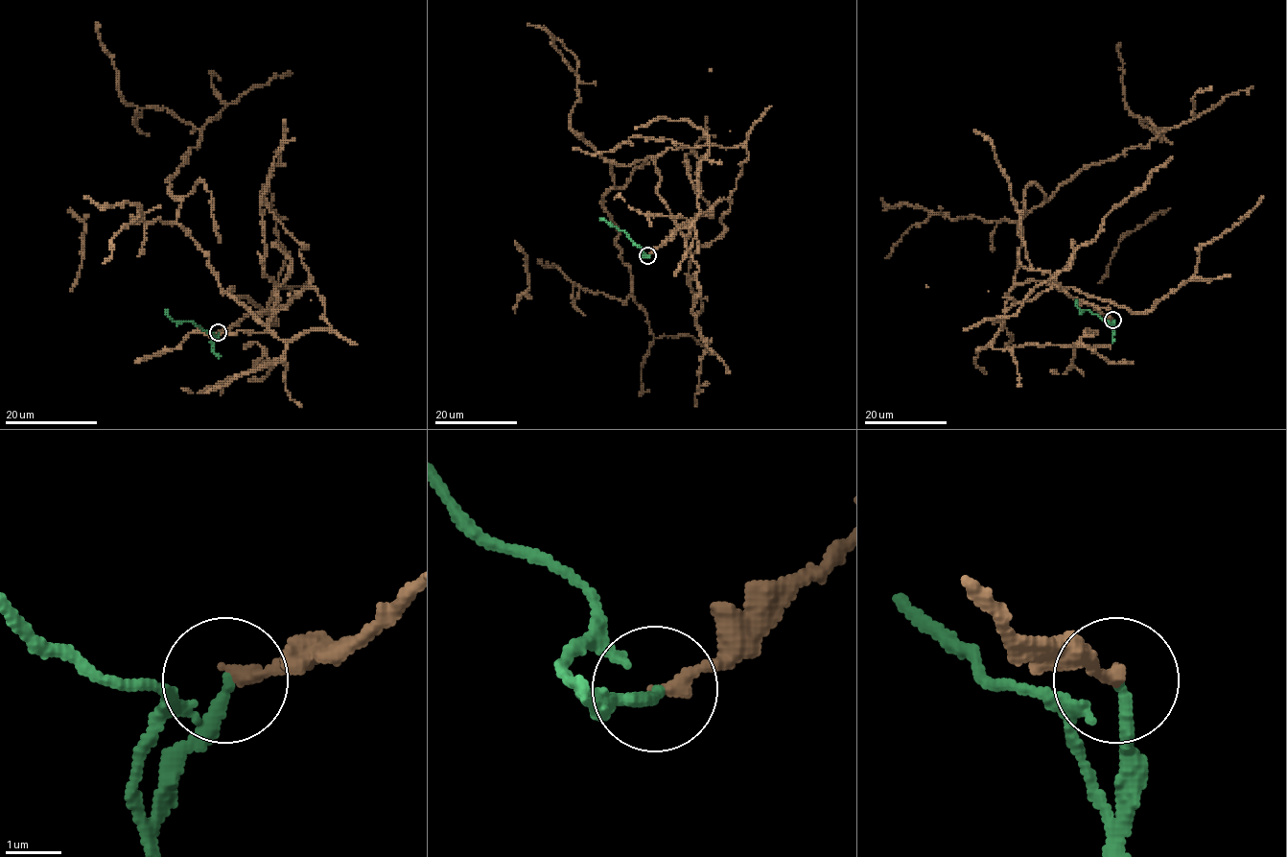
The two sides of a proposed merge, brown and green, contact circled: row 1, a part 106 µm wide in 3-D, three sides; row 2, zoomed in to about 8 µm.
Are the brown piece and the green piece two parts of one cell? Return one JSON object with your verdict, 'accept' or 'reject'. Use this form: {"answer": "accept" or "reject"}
{"answer": "reject"}

